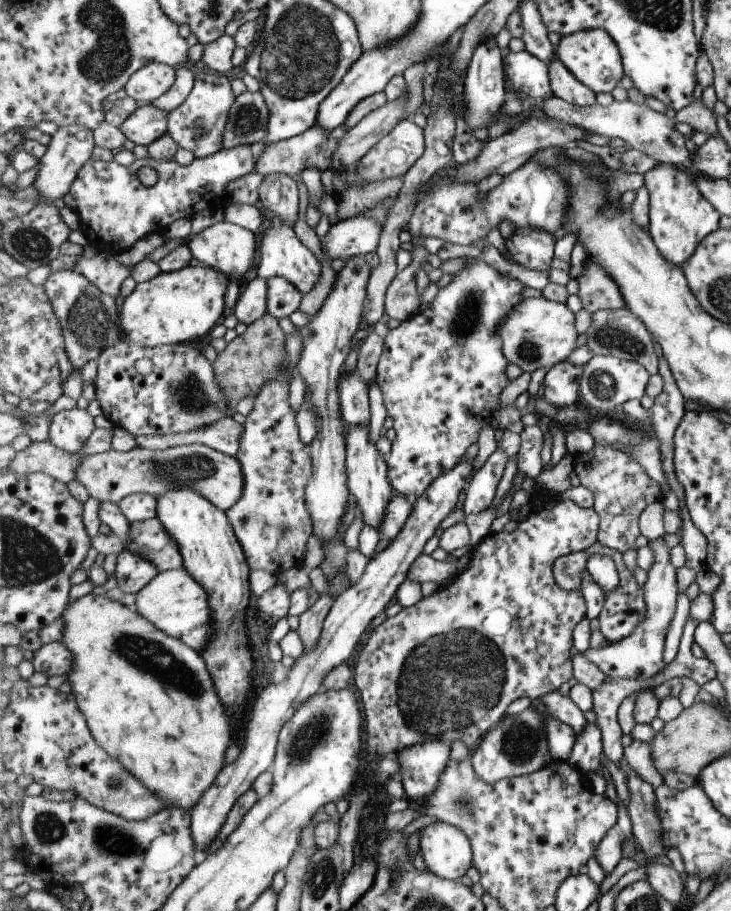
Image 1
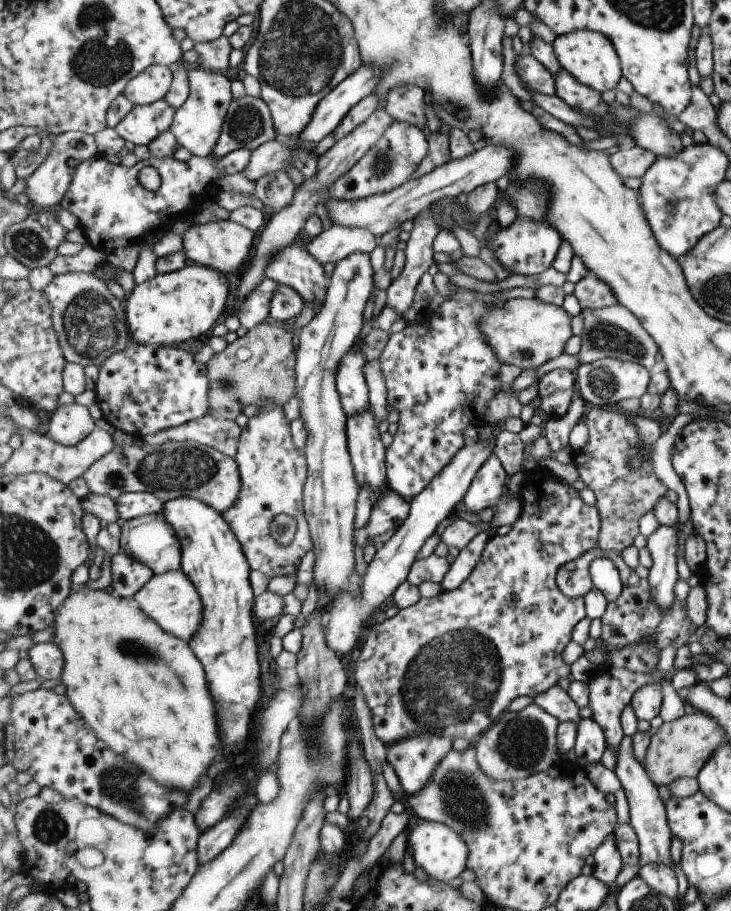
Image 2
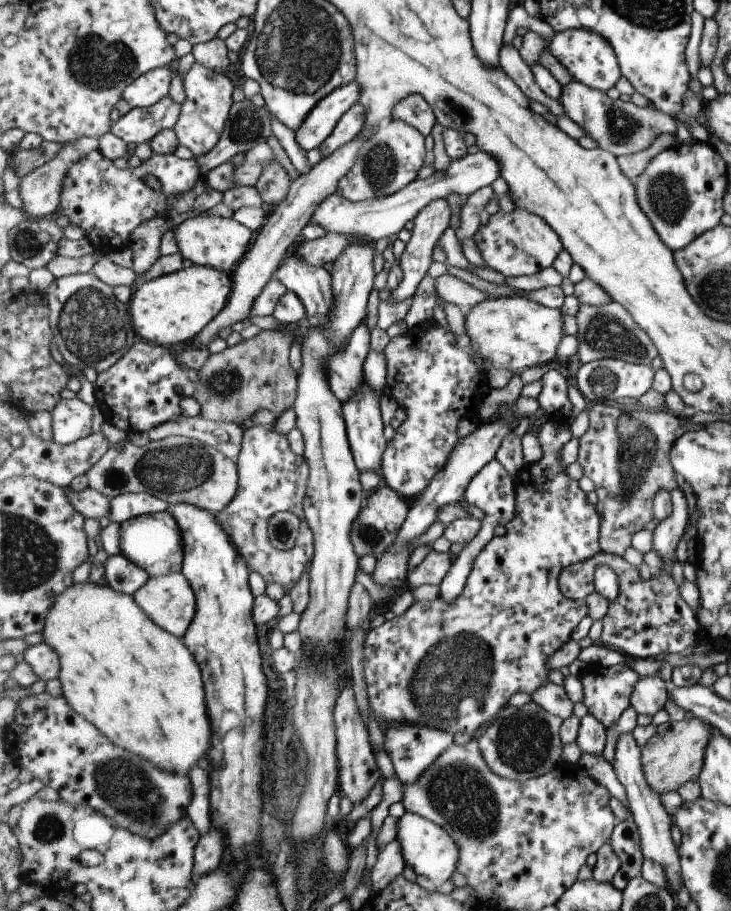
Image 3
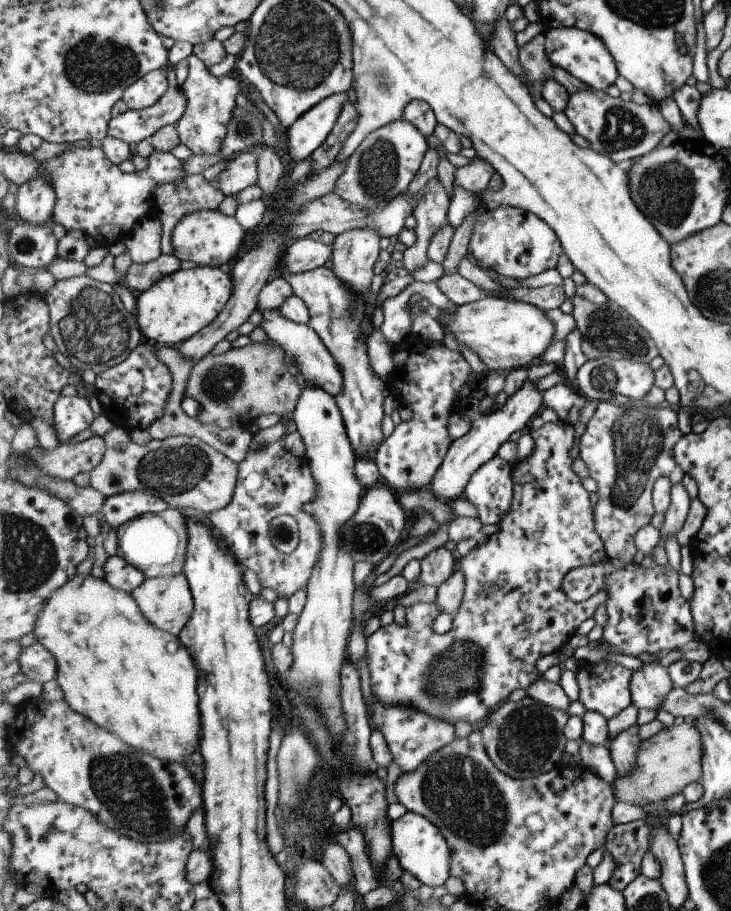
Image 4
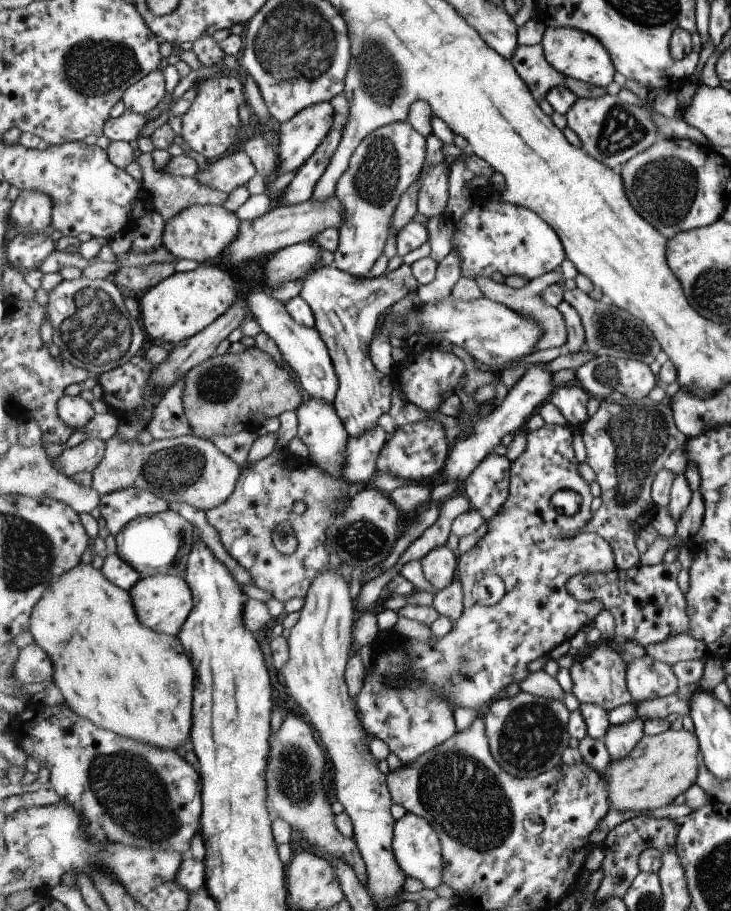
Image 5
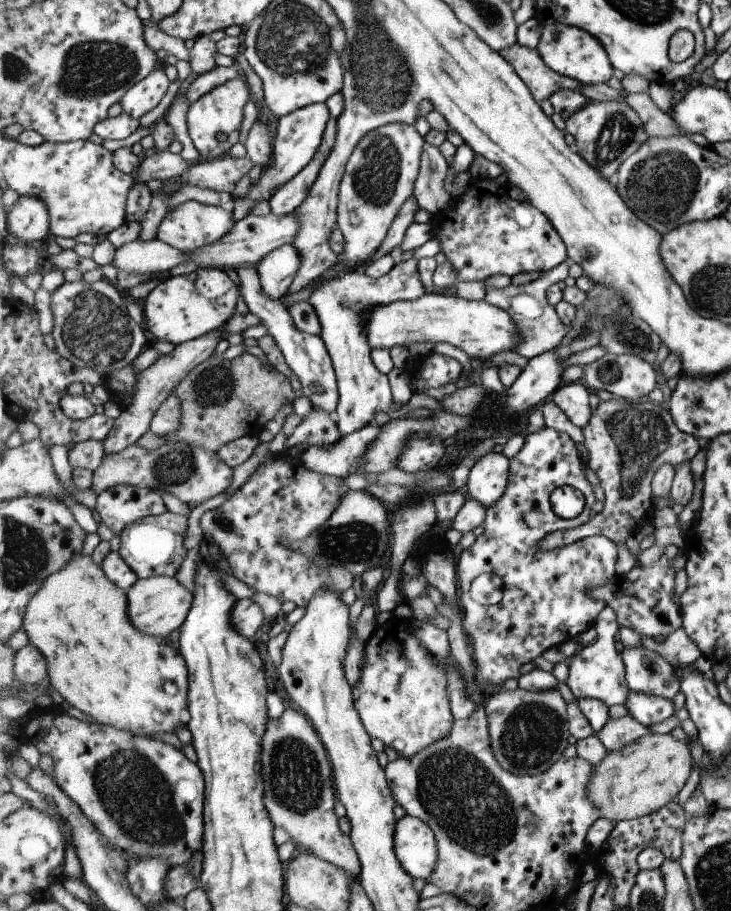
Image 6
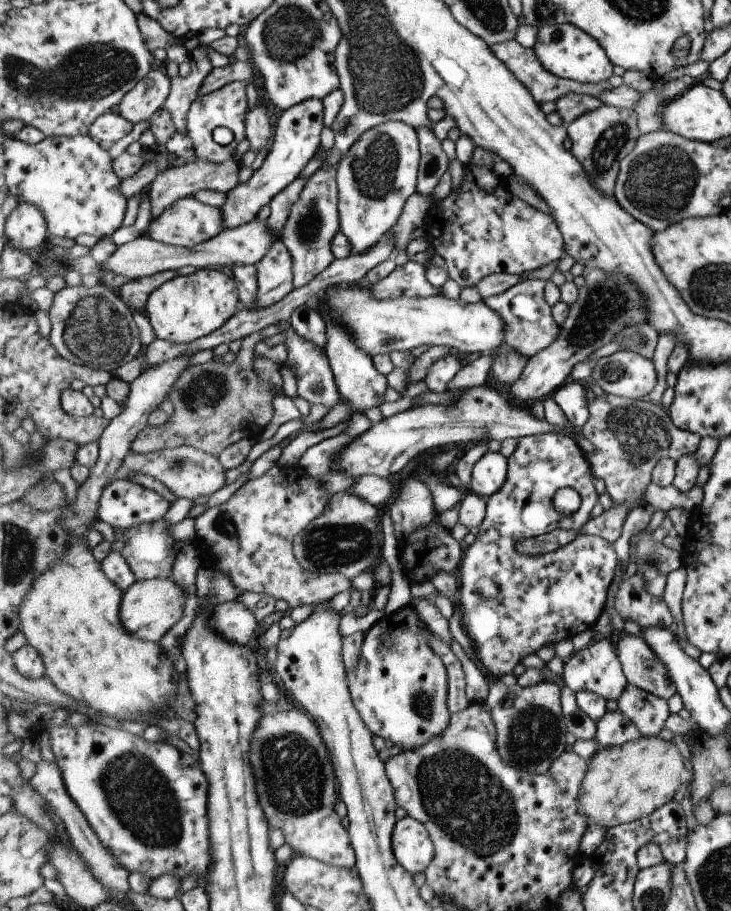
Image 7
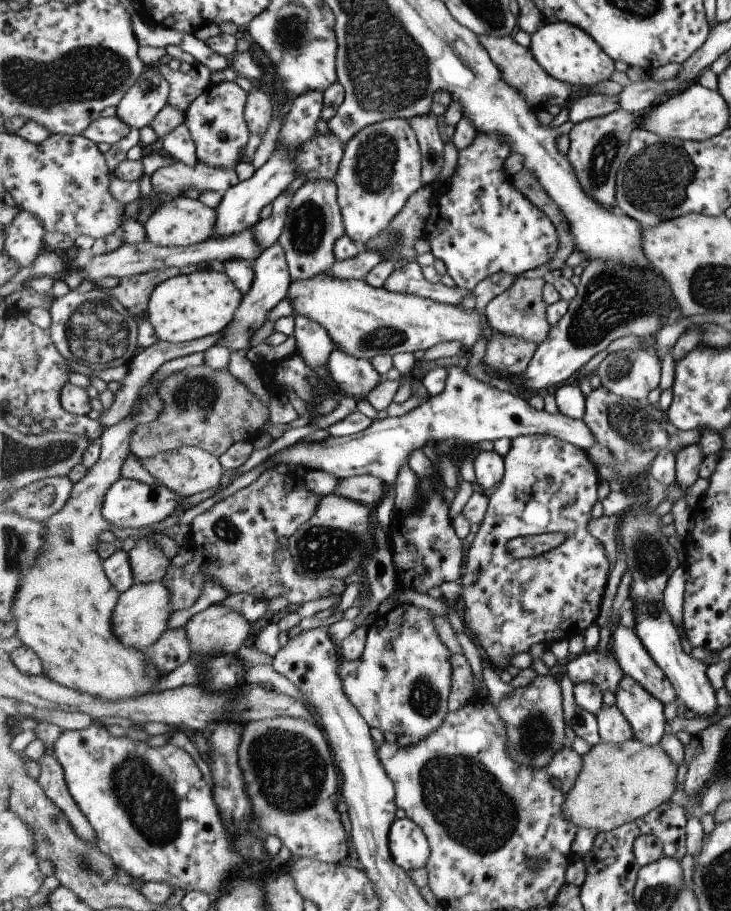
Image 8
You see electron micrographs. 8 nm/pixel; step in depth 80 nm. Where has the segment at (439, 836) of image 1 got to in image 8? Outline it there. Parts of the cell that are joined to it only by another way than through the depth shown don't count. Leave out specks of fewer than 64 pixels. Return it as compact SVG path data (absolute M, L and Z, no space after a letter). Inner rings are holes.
M397 819L389 836L393 858L406 871L427 868L432 856L432 846L428 835L413 819Z

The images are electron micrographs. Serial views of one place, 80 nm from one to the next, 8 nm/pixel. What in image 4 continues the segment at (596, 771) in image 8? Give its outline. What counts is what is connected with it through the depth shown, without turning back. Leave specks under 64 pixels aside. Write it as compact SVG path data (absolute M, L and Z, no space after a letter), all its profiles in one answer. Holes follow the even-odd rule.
M695 722L664 727L659 734L642 742L637 756L637 770L631 776L617 776L614 788L616 801L644 806L665 802L675 794L682 794L687 786L702 781L703 757L704 738Z

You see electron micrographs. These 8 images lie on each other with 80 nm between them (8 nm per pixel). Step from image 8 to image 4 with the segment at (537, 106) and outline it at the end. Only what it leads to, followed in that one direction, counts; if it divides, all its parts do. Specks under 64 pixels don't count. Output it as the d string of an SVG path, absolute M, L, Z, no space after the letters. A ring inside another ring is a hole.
M546 33L535 36L534 40L527 42L520 48L520 60L527 72L527 78L533 86L532 96L534 98L543 97L543 82L554 78L553 64L547 57L546 52L547 36Z

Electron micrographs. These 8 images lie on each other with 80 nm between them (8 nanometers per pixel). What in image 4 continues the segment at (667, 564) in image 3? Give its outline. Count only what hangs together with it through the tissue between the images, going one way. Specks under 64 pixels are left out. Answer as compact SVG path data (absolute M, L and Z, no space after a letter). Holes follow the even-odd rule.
M672 484L671 486L671 506L664 516L664 524L660 529L661 540L665 541L668 535L676 536L676 534L683 528L685 518L689 514L691 508L691 496L687 492L687 488L683 484Z

